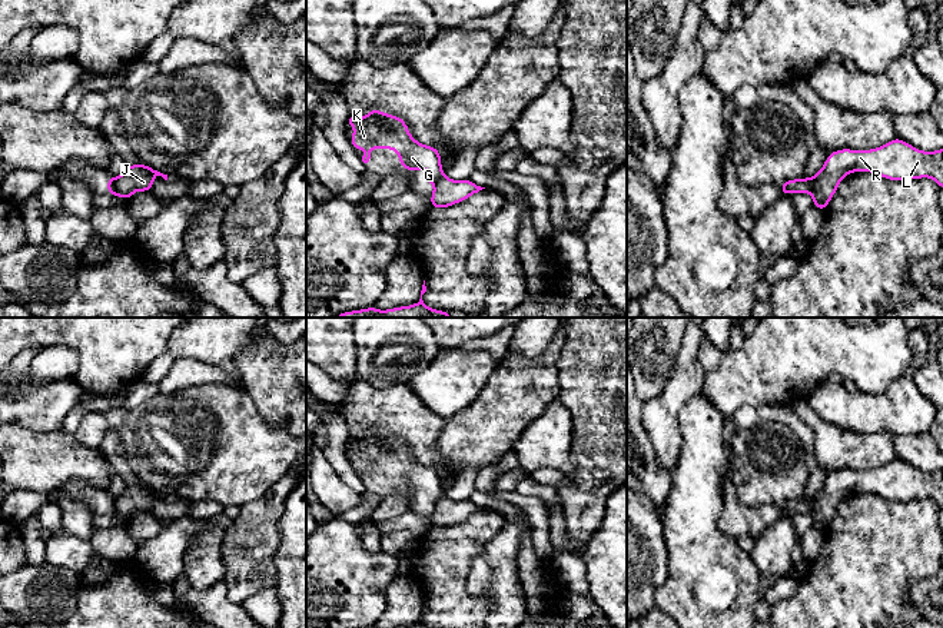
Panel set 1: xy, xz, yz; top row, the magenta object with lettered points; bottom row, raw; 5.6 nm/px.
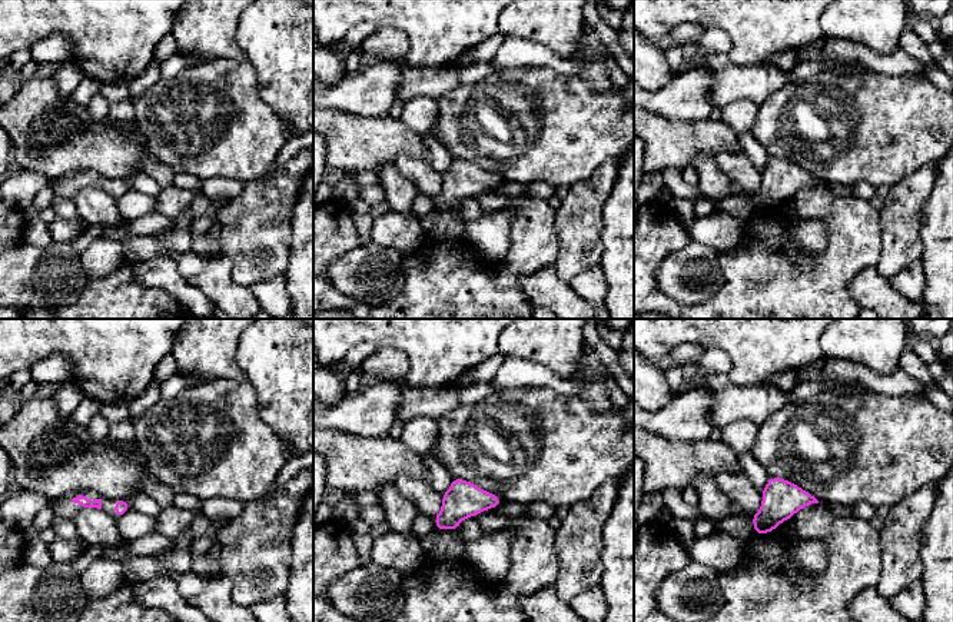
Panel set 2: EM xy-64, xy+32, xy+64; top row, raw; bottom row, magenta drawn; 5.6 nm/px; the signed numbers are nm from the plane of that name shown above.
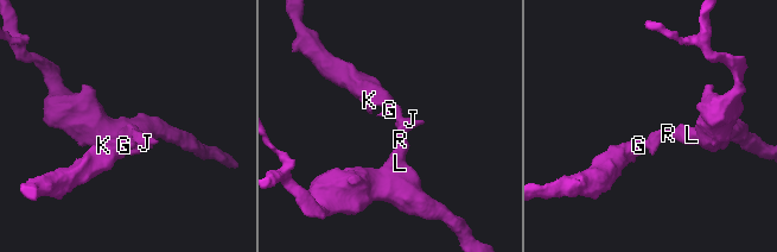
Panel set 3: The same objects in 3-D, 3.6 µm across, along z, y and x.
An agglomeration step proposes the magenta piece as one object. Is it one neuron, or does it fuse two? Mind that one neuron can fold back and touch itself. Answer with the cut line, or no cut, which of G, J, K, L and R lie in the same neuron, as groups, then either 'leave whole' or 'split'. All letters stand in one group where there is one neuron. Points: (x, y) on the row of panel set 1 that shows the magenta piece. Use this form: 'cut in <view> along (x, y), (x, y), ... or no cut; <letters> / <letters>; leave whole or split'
cut in xy along (113, 178), (115, 193); G K / J L R; split

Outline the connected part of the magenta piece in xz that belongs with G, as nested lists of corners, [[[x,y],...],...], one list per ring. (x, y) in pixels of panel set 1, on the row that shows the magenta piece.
[[[371,109],[366,117],[349,114],[346,126],[356,127],[349,142],[353,149],[365,150],[363,163],[371,159],[369,149],[392,149],[399,154],[401,169],[426,169],[428,185],[444,176],[439,150],[416,142],[404,119]]]

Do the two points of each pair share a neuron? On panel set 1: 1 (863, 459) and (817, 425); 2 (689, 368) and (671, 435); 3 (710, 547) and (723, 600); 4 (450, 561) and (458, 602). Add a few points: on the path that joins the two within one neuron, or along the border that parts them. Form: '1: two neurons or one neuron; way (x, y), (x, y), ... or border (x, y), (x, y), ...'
1: one neuron; way (852, 451), (840, 448), (829, 437)
2: one neuron; way (683, 385), (670, 402), (670, 418)
3: one neuron; way (710, 560), (713, 587)
4: one neuron; way (450, 571), (450, 592)

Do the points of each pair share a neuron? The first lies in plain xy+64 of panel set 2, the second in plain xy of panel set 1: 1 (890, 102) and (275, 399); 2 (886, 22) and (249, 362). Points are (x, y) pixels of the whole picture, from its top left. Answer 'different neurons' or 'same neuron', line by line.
1: different neurons
2: different neurons

